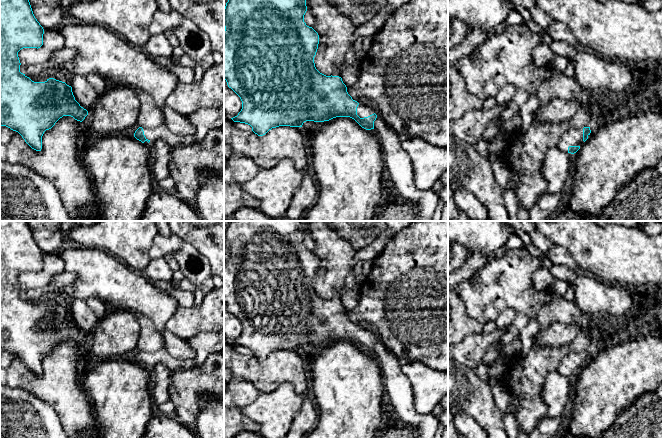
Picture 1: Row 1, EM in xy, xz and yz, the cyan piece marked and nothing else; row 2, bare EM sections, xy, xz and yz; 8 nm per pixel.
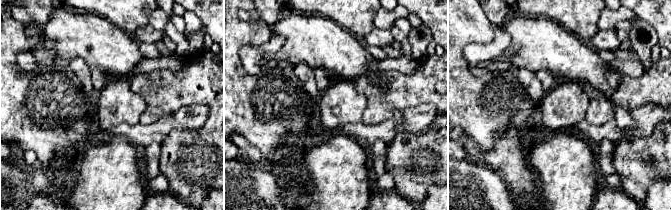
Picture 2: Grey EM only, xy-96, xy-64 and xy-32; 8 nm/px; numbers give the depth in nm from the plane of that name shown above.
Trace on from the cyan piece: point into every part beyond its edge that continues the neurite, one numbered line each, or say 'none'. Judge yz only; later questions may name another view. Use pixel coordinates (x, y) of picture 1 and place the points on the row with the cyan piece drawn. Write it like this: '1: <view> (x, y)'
1: yz (574, 136)

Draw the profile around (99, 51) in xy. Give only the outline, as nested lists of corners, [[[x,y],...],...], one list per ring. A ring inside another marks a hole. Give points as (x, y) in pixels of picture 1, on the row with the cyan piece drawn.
[[[81,23],[59,26],[57,29],[64,38],[64,47],[76,52],[76,57],[64,67],[69,74],[77,73],[85,77],[98,75],[107,80],[109,84],[127,85],[137,91],[143,91],[149,94],[162,110],[165,118],[164,124],[172,133],[183,137],[192,136],[195,133],[186,115],[166,105],[167,97],[179,82],[172,71],[157,64],[144,50],[131,45],[107,28]]]

